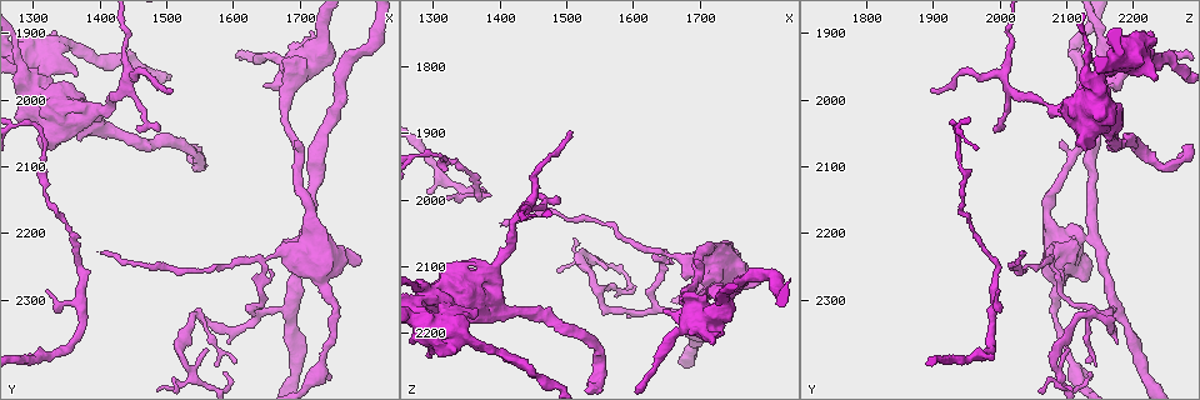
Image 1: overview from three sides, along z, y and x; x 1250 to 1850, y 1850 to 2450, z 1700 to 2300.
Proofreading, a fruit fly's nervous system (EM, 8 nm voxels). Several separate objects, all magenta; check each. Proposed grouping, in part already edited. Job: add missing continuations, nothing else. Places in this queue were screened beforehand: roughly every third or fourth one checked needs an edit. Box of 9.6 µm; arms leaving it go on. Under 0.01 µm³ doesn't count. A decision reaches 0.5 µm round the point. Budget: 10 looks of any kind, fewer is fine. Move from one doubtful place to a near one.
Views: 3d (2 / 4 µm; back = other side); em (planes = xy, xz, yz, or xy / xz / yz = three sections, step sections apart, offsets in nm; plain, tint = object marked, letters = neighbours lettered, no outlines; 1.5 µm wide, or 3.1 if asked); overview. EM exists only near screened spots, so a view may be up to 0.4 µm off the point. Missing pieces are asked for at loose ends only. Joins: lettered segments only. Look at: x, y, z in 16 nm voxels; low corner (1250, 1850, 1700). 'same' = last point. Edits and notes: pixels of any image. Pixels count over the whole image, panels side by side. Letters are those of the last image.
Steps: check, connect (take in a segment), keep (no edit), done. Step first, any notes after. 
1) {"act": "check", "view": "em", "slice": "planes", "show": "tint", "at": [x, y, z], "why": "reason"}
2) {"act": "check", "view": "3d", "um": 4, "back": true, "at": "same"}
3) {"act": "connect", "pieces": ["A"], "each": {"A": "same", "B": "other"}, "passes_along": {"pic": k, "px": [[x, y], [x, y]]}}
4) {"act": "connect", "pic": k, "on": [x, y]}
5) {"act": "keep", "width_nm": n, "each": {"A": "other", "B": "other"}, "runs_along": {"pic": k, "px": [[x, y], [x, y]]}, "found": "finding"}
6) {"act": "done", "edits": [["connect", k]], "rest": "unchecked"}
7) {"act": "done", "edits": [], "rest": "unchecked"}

{"act": "check", "view": "3d", "um": 4, "at": [1295, 1970, 2235]}

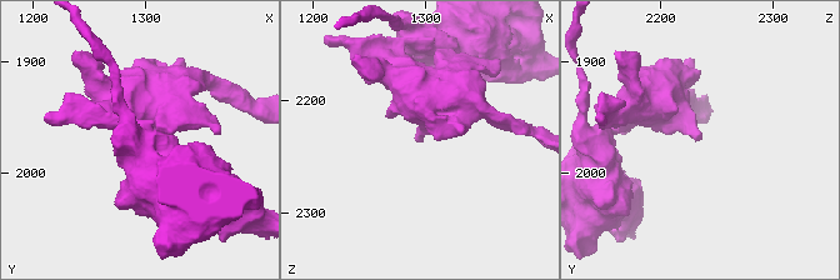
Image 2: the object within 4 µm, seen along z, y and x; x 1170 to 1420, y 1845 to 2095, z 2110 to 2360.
{"act": "check", "view": "em", "slice": "planes", "show": "letters", "at": [1298, 1970, 2234]}

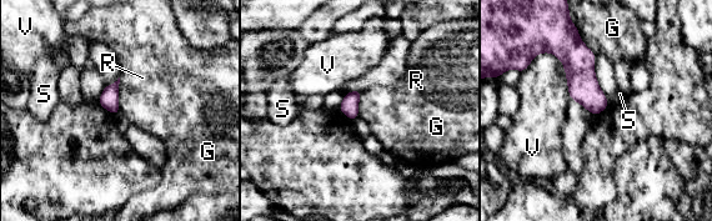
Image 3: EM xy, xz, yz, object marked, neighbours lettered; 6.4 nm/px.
{"act": "keep", "each": {"G": "other", "R": "other", "S": "other", "V": "other"}, "found": "none of them fits"}

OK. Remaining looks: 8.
{"act": "check", "view": "em", "slice": "planes", "show": "letters", "at": [1715, 1895, 2220], "why": "branch stops here"}

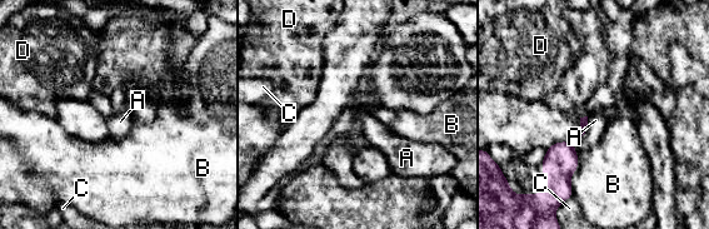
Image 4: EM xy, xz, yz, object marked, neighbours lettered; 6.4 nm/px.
{"act": "keep", "each": {"A": "other", "B": "other", "C": "other", "D": "other"}, "border": {"pic": 4, "px": [[587, 117], [588, 127]]}, "found": "none of them fits"}

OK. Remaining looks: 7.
{"act": "check", "view": "3d", "um": 2, "at": [1695, 2060, 2090], "why": "branch stops here"}

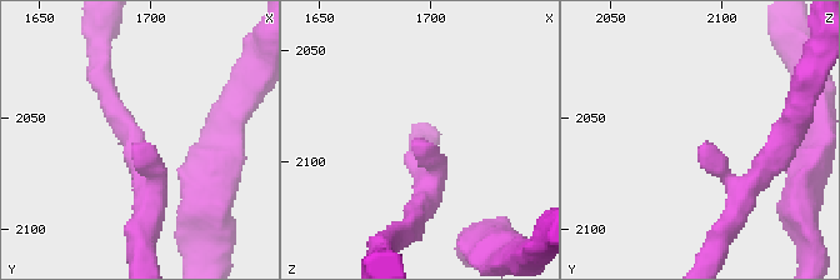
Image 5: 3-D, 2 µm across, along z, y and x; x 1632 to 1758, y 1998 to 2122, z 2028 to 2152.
{"act": "check", "view": "em", "slice": "yz", "step": 8, "show": "tint", "at": [1692, 2062, 2091], "arm_widths_nm": [170, 200], "why": "shape alone is not enough"}

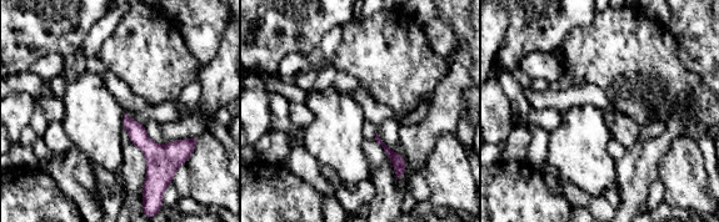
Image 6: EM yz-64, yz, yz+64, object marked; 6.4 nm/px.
{"act": "check", "view": "em", "slice": "planes", "show": "letters", "at": "same"}

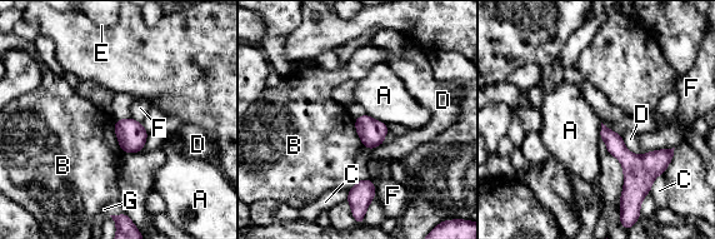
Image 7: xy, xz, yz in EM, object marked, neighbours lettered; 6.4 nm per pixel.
{"act": "keep", "width_nm": 170, "each": {"A": "other", "B": "other", "C": "other", "D": "other", "E": "other", "F": "other", "G": "other"}, "border": {"pic": 7, "px": [[114, 120], [114, 133], [123, 152]]}, "found": "none of them fits"}

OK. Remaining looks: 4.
{"act": "check", "view": "3d", "um": 4, "at": [1450, 2040, 1995]}

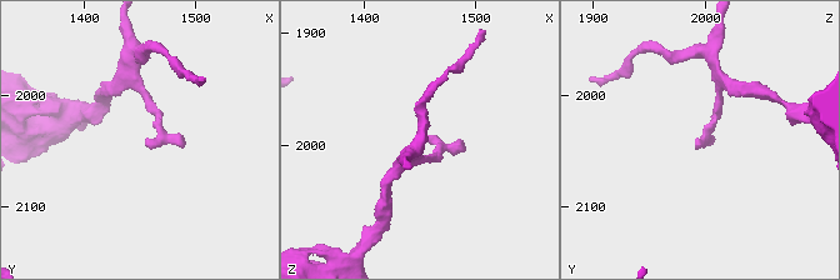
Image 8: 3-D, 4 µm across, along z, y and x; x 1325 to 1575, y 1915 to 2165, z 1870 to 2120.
{"act": "check", "view": "em", "slice": "planes", "show": "letters", "at": [1454, 2040, 1990], "why": "now the EM"}

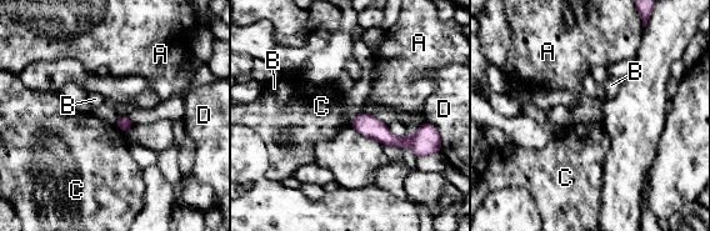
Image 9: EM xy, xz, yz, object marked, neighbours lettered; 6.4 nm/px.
{"act": "keep", "width_nm": 90, "each": {"A": "other", "B": "other", "C": "other", "D": "other"}, "runs_along": {"pic": 9, "px": [[354, 122], [391, 140], [423, 131]]}, "found": "none of them fits"}

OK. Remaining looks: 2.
{"act": "done", "edits": [], "rest": "unchecked"}

